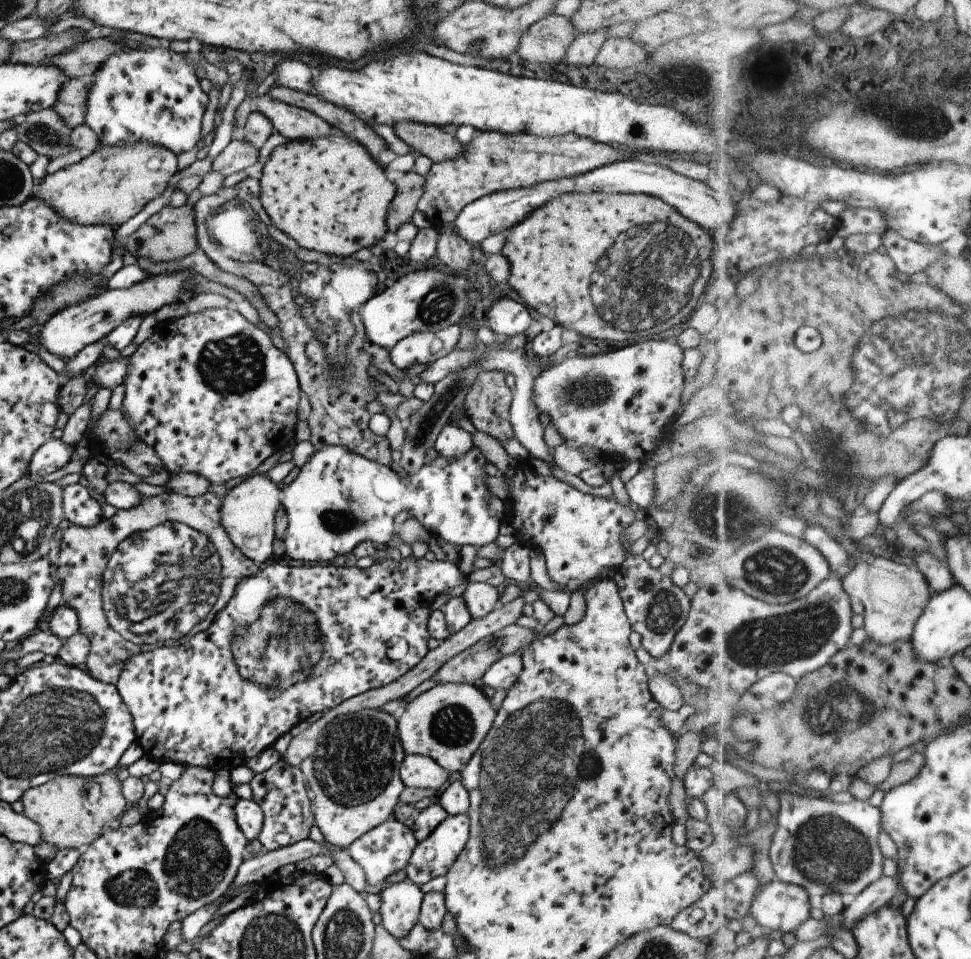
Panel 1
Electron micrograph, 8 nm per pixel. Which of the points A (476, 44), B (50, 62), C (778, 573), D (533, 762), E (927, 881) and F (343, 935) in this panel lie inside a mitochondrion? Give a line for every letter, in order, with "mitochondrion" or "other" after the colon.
A: mitochondrion
B: other
C: mitochondrion
D: mitochondrion
E: other
F: mitochondrion

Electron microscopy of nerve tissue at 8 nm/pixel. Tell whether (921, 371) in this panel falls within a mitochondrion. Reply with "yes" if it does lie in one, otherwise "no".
yes

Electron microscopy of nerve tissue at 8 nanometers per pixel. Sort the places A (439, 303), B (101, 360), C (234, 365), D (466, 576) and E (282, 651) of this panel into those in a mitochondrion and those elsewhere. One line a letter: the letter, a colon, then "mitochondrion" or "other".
A: mitochondrion
B: other
C: mitochondrion
D: other
E: mitochondrion

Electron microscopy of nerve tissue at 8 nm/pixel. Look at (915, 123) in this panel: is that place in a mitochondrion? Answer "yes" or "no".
yes

